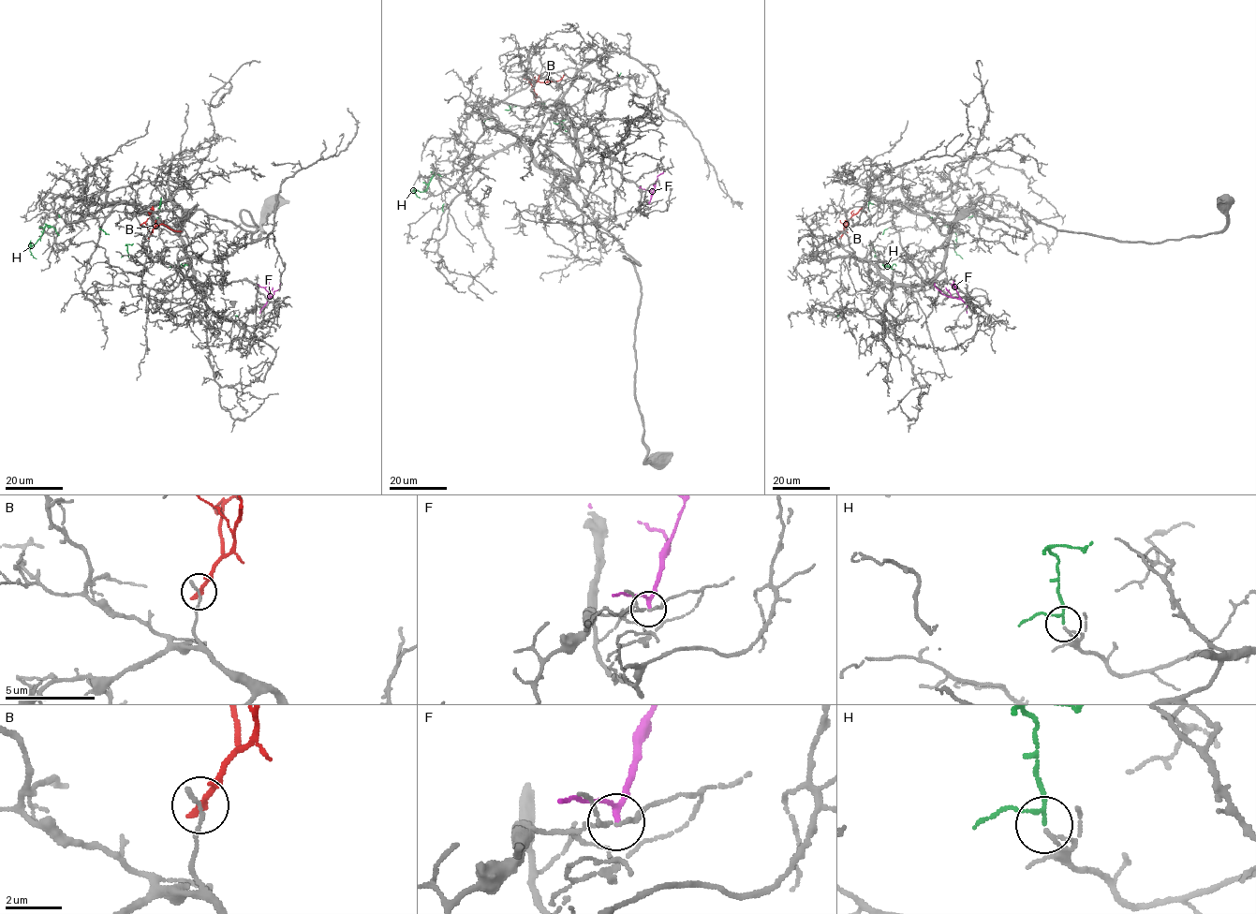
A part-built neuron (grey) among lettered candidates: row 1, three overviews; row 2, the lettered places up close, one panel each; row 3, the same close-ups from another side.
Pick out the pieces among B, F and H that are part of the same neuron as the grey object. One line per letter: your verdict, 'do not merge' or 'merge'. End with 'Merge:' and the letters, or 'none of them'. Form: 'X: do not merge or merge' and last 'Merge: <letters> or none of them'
B: do not merge
F: do not merge
H: do not merge
Merge: none of them

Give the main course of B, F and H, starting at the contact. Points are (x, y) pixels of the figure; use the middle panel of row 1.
B: (532, 75), (537, 81), (544, 81), (558, 81), (566, 74)
F: (649, 204), (657, 177), (663, 169)
H: (511, 111), (504, 110), (442, 176), (543, 165)

